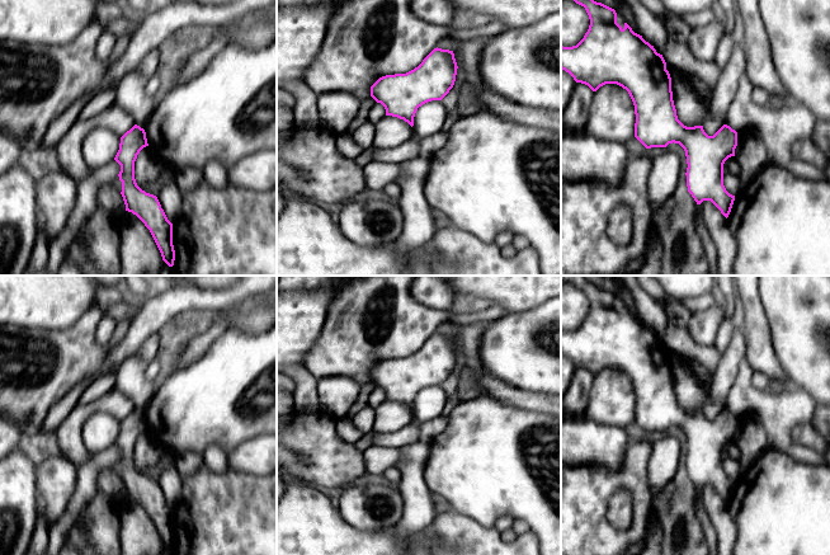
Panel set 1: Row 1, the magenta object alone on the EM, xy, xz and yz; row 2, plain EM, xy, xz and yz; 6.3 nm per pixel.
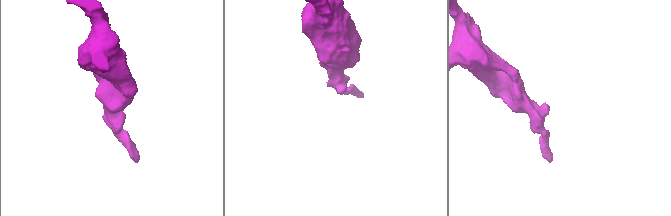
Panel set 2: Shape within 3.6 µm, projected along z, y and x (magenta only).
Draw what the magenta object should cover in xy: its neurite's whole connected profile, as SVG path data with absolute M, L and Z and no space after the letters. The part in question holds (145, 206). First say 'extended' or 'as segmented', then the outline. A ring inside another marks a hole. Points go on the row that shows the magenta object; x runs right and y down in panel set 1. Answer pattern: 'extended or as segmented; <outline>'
as segmented; M135 124L121 137L119 150L114 160L121 165L118 174L122 182L122 197L126 211L136 215L150 230L162 260L174 265L173 224L168 220L156 196L142 191L135 179L135 161L140 151L148 146L146 132Z

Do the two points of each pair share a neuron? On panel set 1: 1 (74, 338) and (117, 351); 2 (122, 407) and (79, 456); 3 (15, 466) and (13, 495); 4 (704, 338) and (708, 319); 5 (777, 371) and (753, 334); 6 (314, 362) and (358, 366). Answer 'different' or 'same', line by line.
1: different
2: same
3: same
4: same
5: same
6: same

